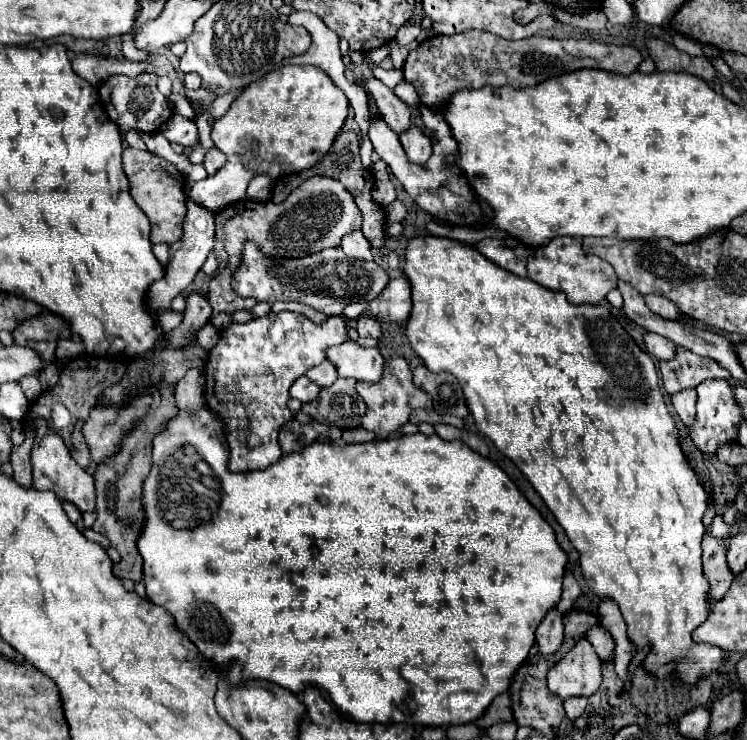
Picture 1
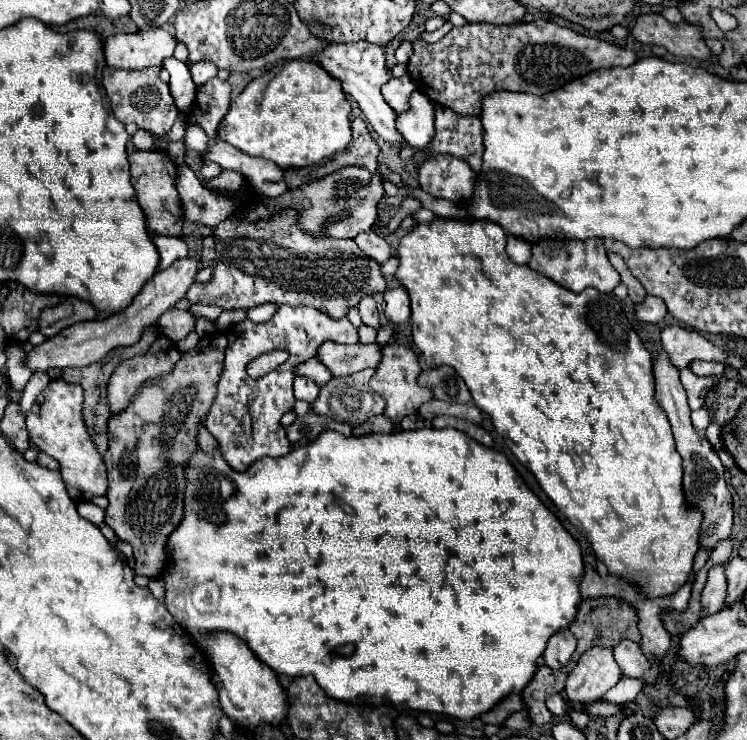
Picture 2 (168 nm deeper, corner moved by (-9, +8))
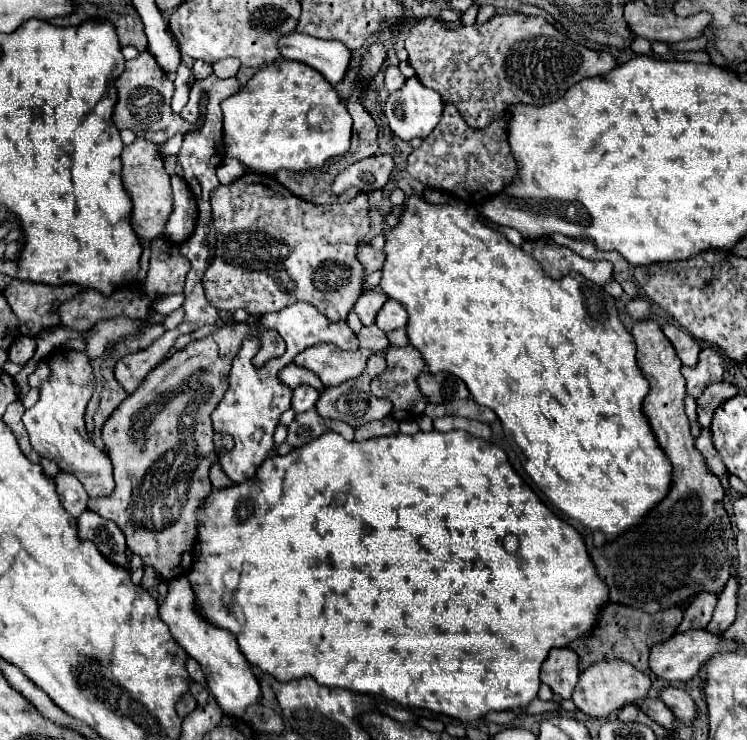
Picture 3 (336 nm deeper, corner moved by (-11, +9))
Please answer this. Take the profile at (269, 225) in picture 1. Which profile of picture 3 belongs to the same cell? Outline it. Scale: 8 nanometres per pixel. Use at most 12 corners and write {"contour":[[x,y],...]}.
{"contour":[[392,155],[356,161],[336,175],[332,193],[350,187],[382,189],[394,169]]}

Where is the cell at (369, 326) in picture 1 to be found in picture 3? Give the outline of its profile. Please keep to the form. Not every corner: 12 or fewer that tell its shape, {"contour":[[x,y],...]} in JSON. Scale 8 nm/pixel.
{"contour":[[366,291],[354,305],[362,325],[372,325],[386,295]]}

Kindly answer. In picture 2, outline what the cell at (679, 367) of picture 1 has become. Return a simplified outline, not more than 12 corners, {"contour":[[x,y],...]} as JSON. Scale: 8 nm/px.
{"contour":[[720,362],[690,364],[698,376],[720,376],[724,366]]}

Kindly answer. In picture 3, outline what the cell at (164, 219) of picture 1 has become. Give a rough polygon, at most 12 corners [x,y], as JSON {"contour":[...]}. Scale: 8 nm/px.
{"contour":[[154,143],[122,151],[132,227],[156,239],[172,213],[170,175]]}

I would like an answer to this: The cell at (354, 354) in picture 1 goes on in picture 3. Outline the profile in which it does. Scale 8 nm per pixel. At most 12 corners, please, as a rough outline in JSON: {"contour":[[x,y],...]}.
{"contour":[[322,343],[294,363],[334,387],[364,371],[370,349],[342,351]]}

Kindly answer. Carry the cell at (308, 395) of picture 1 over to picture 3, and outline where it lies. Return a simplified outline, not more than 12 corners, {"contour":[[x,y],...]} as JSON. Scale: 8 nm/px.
{"contour":[[308,385],[296,387],[292,409],[296,413],[312,409],[320,393]]}

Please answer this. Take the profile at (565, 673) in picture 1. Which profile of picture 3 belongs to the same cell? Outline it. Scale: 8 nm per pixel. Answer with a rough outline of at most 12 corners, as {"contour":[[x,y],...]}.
{"contour":[[622,659],[580,673],[572,701],[606,717],[644,699],[650,677]]}

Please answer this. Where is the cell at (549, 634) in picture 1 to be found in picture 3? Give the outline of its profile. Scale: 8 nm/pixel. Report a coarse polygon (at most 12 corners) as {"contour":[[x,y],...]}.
{"contour":[[568,647],[550,651],[542,683],[570,699],[578,683],[578,655]]}

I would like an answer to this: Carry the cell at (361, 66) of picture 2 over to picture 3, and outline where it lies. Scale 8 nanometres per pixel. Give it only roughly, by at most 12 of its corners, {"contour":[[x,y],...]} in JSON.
{"contour":[[292,33],[278,43],[282,57],[320,71],[332,85],[350,67],[344,43]]}

